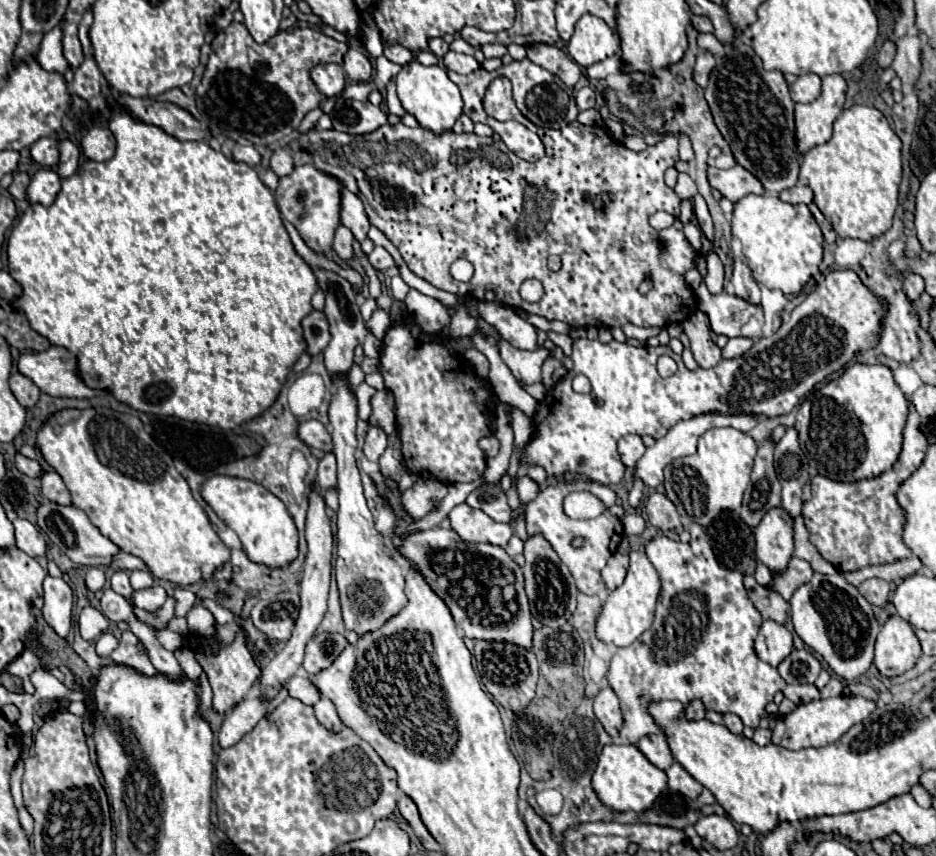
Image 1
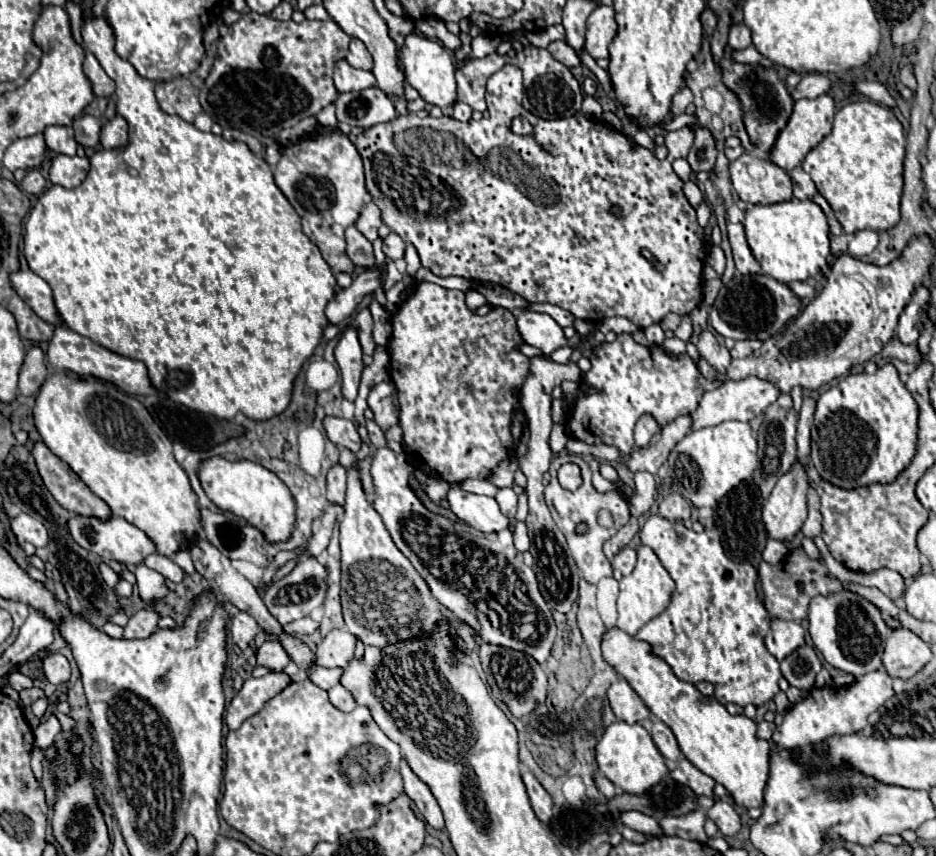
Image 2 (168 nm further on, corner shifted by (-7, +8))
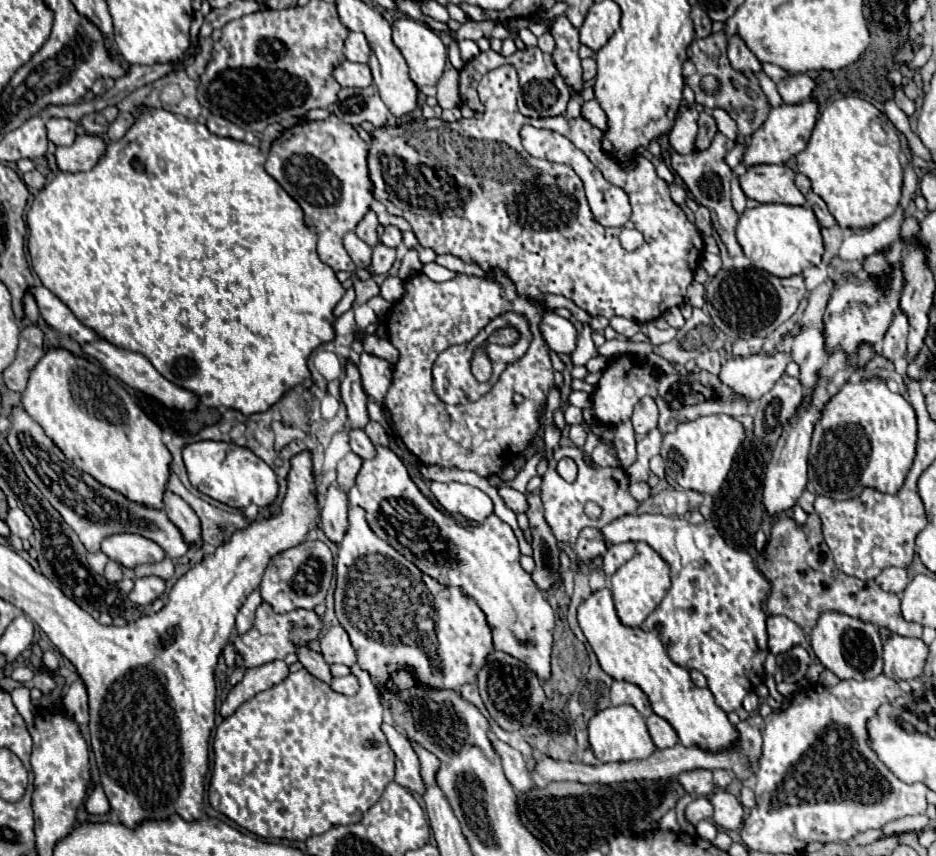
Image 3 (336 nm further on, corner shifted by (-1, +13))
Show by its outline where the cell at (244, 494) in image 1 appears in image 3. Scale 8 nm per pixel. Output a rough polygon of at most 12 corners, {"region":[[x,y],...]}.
{"region":[[183,448],[191,484],[227,506],[267,508],[275,472],[247,448]]}

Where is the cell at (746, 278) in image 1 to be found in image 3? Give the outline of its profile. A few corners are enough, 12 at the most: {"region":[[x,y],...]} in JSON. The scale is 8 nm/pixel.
{"region":[[717,132],[705,152],[671,154],[671,166],[693,198],[711,212],[731,258],[735,238],[731,168],[735,146]]}

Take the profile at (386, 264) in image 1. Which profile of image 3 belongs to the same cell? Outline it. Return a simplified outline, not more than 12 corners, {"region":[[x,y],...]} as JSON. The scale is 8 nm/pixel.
{"region":[[385,226],[381,244],[397,248],[401,232],[395,226]]}

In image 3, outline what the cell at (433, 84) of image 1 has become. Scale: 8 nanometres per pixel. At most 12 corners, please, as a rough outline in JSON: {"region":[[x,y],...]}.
{"region":[[399,18],[393,42],[417,86],[435,86],[447,48],[427,24]]}

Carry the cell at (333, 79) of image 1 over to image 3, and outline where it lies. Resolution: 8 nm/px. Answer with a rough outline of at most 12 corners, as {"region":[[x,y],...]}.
{"region":[[341,62],[333,76],[341,86],[367,88],[373,82],[367,64]]}

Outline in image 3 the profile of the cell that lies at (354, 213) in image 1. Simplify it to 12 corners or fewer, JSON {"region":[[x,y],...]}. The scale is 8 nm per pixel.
{"region":[[373,210],[357,224],[355,234],[377,246],[377,216]]}

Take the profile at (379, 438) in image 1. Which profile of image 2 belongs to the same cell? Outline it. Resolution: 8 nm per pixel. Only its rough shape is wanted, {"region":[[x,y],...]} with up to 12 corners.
{"region":[[393,381],[369,391],[375,423],[385,431],[399,421]]}

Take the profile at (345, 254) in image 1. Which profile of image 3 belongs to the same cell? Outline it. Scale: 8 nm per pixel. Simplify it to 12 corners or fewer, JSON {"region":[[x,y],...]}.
{"region":[[355,232],[343,236],[357,268],[367,268],[371,248]]}

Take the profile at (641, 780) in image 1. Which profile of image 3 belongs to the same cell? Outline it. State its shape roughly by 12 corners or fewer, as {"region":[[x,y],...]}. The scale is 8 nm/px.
{"region":[[613,706],[589,722],[603,764],[643,760],[657,750],[633,706]]}

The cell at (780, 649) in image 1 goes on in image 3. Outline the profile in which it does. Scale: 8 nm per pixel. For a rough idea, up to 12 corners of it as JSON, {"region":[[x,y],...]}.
{"region":[[769,616],[771,654],[805,644],[805,632],[787,616]]}

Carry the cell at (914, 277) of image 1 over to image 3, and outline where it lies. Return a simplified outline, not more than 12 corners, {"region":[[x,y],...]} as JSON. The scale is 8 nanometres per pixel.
{"region":[[897,312],[881,354],[893,362],[905,356],[909,322]]}

